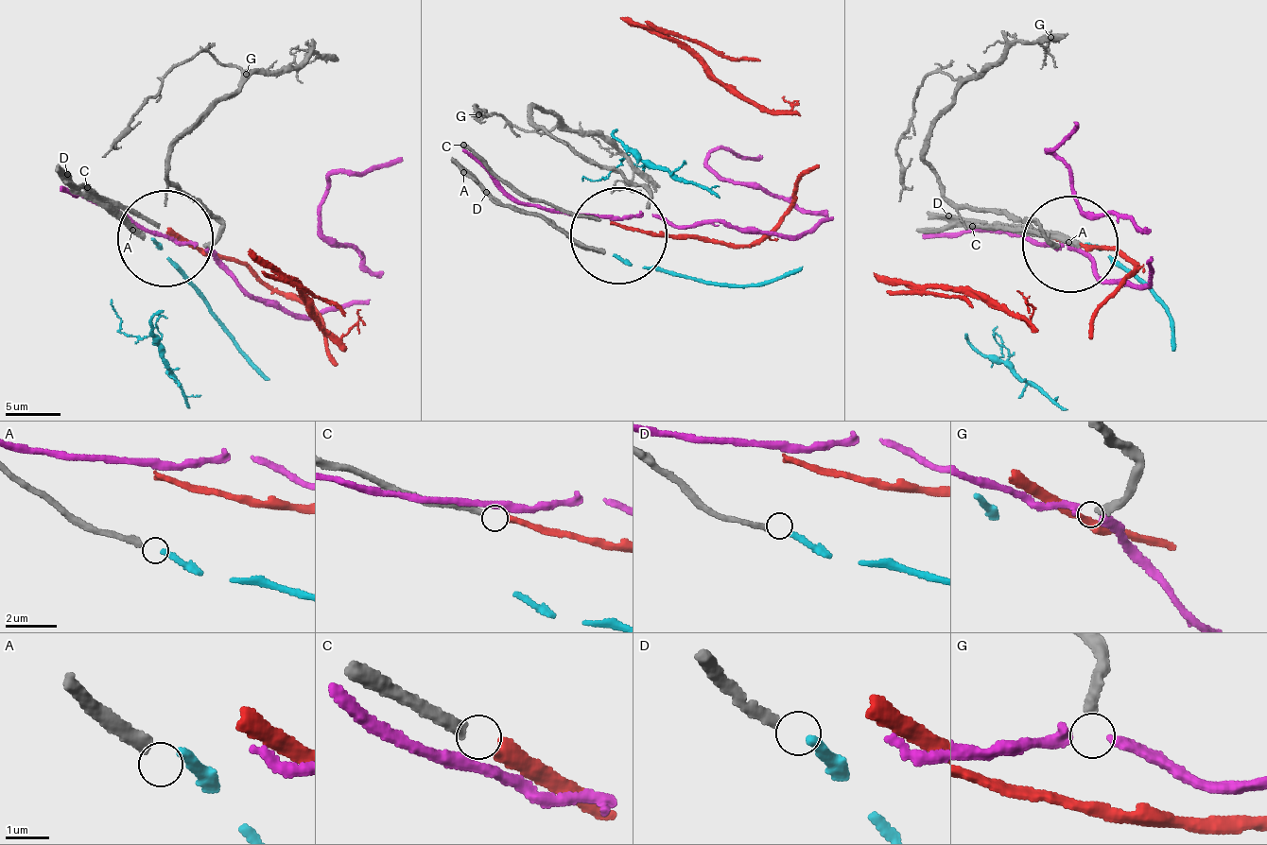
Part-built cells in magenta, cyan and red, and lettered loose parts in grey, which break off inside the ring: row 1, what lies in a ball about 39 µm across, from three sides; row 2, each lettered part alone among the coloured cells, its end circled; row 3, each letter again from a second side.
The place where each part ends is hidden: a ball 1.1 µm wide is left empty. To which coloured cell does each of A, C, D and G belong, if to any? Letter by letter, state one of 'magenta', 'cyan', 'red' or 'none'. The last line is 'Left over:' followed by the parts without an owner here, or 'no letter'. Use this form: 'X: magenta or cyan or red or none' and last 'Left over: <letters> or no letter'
A: none
C: red
D: cyan
G: magenta
Left over: A

